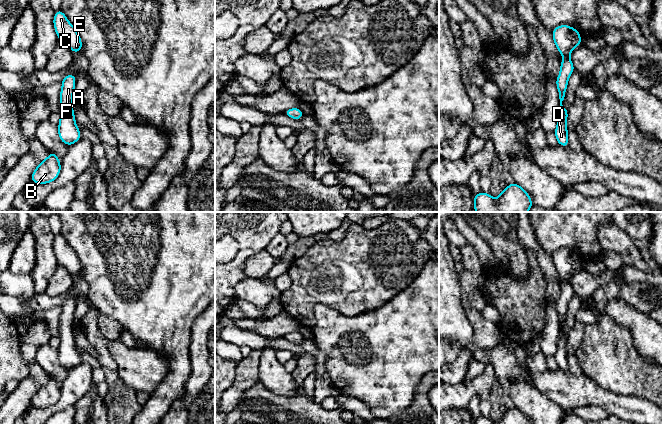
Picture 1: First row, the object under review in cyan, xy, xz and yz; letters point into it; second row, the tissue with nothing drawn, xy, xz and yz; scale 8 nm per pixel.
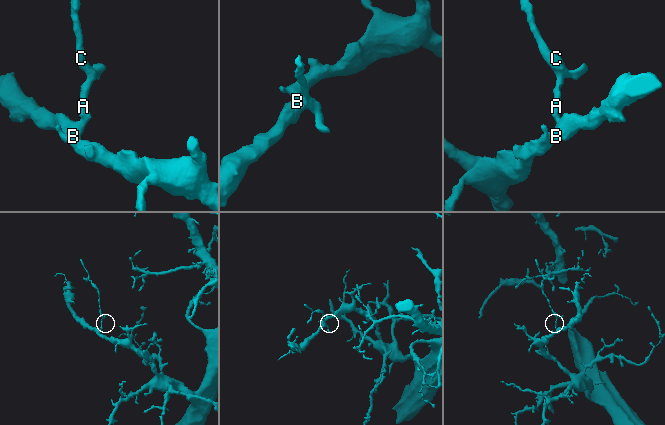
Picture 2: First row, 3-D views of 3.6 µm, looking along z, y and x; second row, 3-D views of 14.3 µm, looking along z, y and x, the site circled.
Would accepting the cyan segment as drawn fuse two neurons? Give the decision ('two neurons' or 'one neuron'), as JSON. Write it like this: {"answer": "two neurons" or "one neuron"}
{"answer": "one neuron"}

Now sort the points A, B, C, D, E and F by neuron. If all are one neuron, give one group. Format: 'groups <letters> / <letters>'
groups A B C D E F

